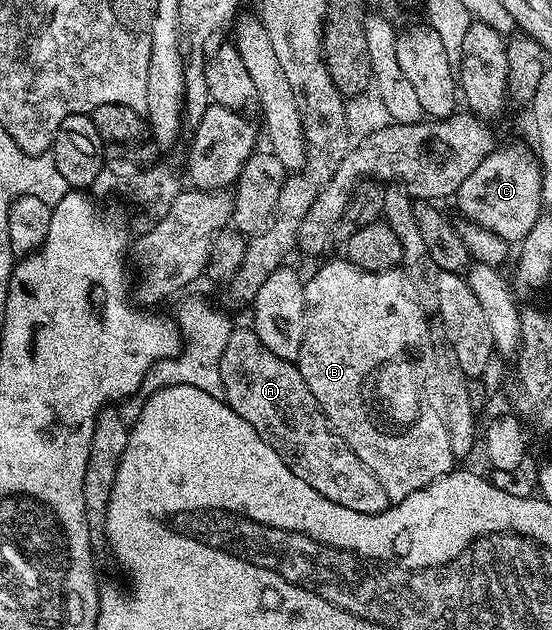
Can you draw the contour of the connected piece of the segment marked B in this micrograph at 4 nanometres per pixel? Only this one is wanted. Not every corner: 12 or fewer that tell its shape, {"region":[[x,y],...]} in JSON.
{"region":[[329,260],[296,358],[391,502],[454,471],[404,271]]}

